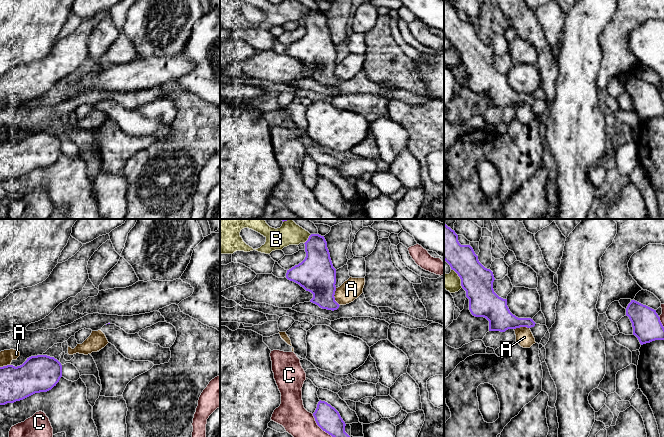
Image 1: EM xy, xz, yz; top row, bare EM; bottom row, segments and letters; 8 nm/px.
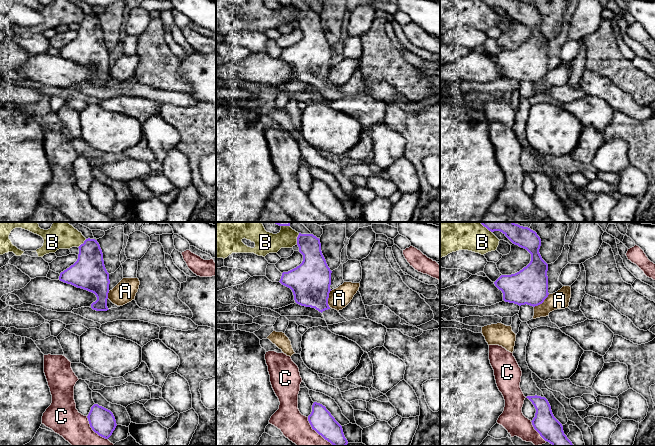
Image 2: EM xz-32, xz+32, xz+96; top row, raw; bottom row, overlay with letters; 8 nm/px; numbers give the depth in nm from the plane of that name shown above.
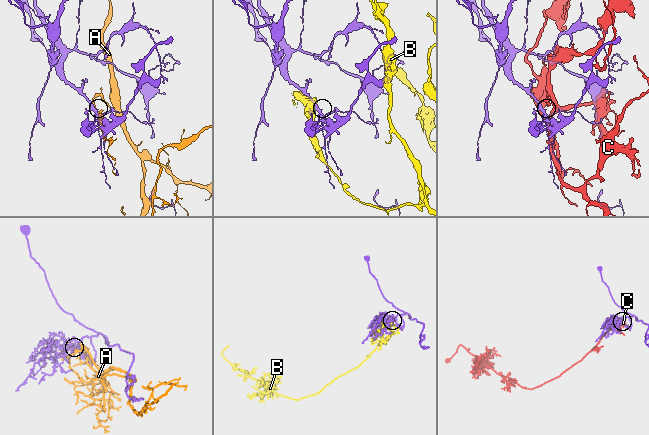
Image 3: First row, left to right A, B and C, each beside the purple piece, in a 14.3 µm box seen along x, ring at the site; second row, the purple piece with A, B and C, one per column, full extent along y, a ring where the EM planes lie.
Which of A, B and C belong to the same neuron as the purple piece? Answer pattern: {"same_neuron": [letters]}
{"same_neuron": []}

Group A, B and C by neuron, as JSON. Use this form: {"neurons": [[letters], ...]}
{"neurons": [["A"], ["B"], ["C"]]}

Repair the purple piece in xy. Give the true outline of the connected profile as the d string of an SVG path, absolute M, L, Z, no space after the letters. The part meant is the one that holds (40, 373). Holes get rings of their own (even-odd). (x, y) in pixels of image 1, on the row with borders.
M47 355L31 356L17 367L0 367L0 405L47 392L56 386L61 377L61 363Z

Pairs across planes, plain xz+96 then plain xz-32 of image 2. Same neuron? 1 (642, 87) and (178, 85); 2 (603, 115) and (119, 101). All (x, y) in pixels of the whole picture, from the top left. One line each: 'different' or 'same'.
1: same
2: same

